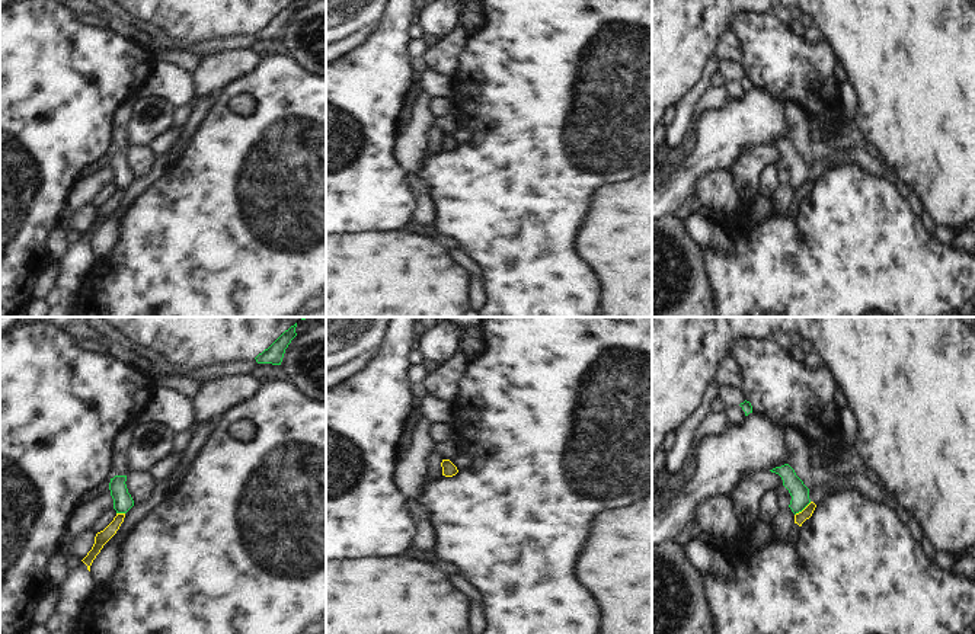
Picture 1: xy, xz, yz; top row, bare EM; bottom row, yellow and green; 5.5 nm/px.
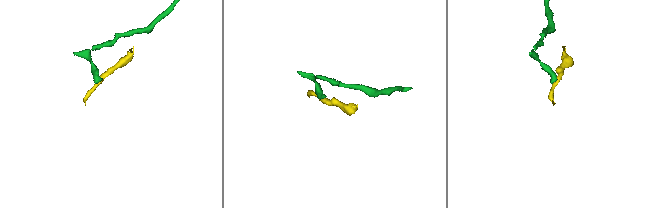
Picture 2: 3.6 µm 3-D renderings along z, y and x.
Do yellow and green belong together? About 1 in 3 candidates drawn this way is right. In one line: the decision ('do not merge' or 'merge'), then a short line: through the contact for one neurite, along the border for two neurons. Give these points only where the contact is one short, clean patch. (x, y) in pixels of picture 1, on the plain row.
do not merge; line yz (811, 176), (795, 189)

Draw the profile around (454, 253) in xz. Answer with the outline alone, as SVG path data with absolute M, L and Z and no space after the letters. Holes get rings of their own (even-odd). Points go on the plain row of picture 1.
M447 244L445 250L447 250L448 257L457 266L460 266L467 273L471 273L480 278L480 270L477 265L467 254L464 254L458 247L453 247L451 244Z

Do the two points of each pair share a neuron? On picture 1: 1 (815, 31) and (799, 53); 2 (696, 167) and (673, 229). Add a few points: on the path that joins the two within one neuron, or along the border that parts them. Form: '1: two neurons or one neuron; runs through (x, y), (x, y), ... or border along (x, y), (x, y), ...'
1: two neurons; border along (824, 37), (815, 42), (804, 38)
2: two neurons; border along (667, 213), (673, 214)

